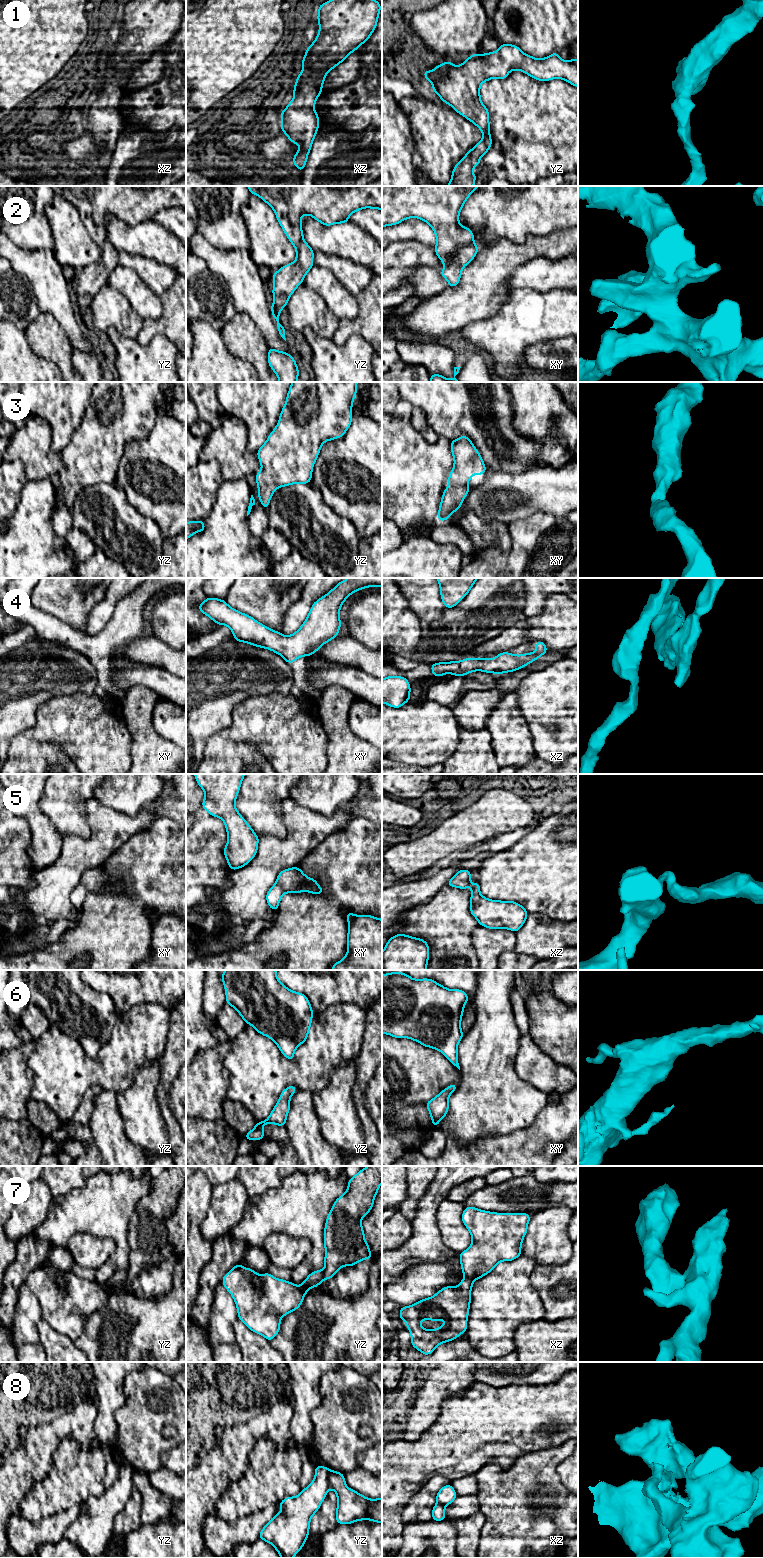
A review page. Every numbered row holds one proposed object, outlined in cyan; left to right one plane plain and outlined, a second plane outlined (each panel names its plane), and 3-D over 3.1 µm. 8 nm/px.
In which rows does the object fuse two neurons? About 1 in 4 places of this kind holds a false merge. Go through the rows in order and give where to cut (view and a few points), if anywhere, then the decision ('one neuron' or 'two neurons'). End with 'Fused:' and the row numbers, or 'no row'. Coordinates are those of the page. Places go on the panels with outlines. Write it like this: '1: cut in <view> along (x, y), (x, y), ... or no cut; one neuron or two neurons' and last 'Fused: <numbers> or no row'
1: no cut; one neuron
2: no cut; one neuron
3: no cut; one neuron
4: no cut; one neuron
5: no cut; one neuron
6: no cut; one neuron
7: cut in yz along (298, 1287), (304, 1294); two neurons
8: cut in yz along (328, 1470), (329, 1487); two neurons
Fused: 7, 8

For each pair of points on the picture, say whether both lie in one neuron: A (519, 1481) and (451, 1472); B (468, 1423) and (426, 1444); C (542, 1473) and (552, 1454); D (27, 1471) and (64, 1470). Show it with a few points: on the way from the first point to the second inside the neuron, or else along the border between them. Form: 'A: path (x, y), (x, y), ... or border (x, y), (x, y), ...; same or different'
A: border (497, 1464), (485, 1463), (474, 1473); different
B: path (458, 1433), (446, 1444), (436, 1444); same
C: path (542, 1468), (542, 1465), (548, 1459); same
D: border (57, 1448), (52, 1456), (50, 1471), (31, 1485); different

